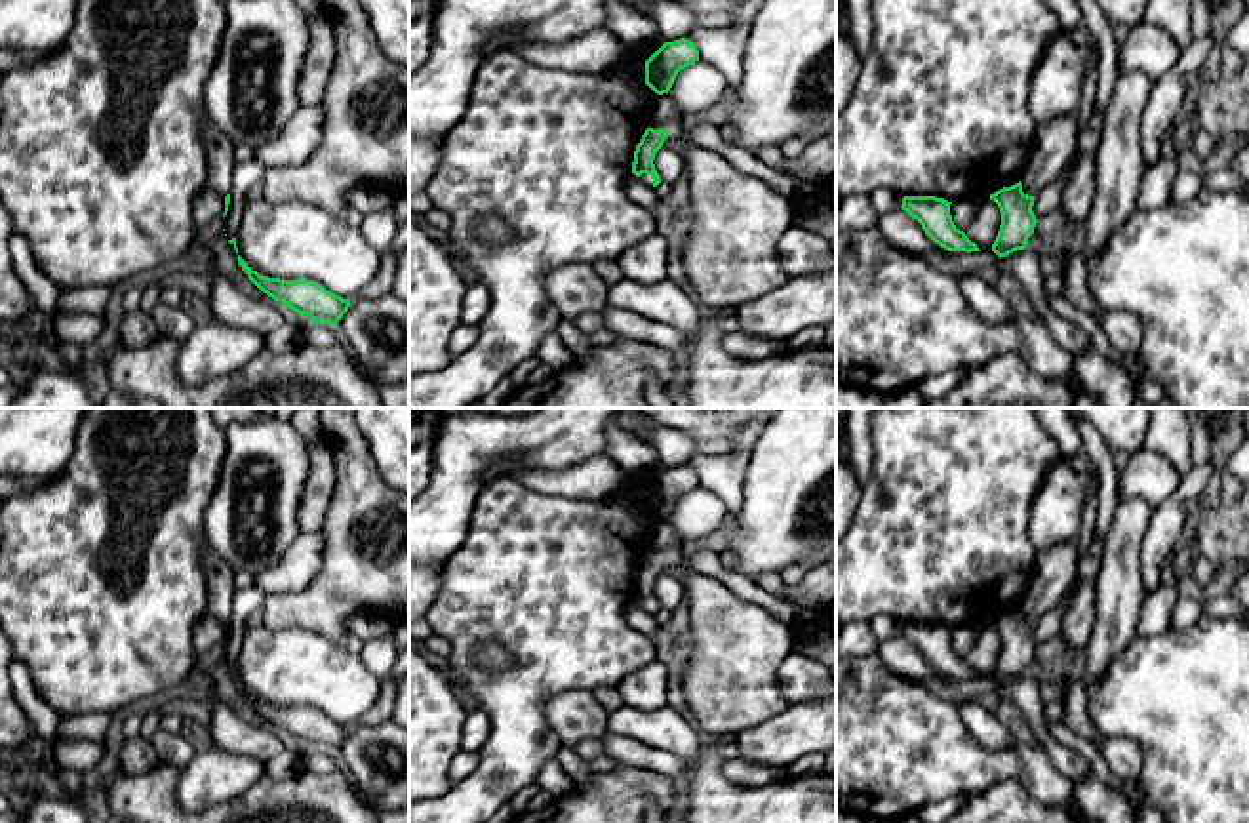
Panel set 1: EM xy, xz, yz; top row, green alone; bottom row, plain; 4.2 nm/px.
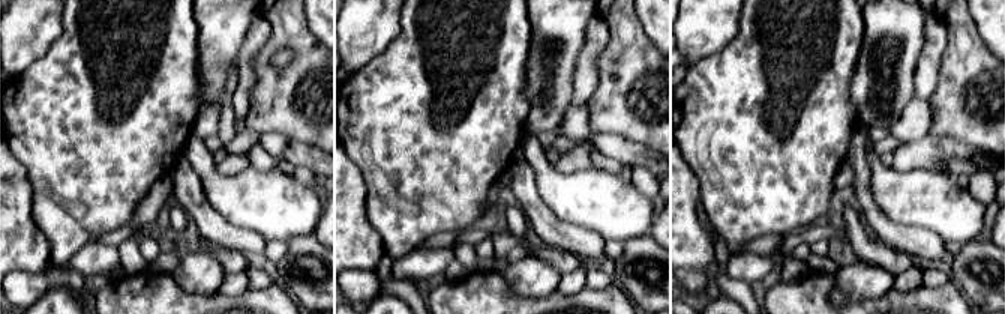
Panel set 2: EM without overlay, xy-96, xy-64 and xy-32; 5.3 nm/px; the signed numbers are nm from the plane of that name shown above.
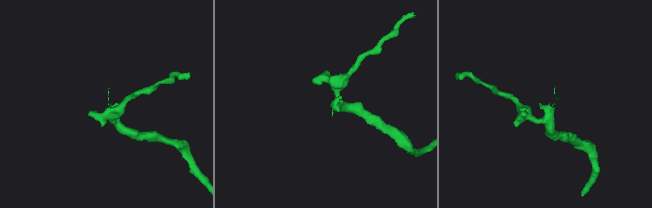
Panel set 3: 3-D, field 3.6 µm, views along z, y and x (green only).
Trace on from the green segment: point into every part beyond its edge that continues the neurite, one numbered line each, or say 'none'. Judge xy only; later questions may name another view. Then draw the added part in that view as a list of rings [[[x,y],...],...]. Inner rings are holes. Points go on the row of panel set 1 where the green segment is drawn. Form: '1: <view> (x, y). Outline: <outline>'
1: xy (219, 147). Outline: [[[208,116],[202,120],[202,133],[208,147],[208,183],[225,198],[232,191],[234,143]]]

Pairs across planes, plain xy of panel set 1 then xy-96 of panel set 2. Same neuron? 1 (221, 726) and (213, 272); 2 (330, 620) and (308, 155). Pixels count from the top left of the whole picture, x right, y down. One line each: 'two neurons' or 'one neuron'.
1: two neurons
2: two neurons

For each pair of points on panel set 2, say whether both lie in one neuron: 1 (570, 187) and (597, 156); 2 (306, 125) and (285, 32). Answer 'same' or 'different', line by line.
1: different
2: same

